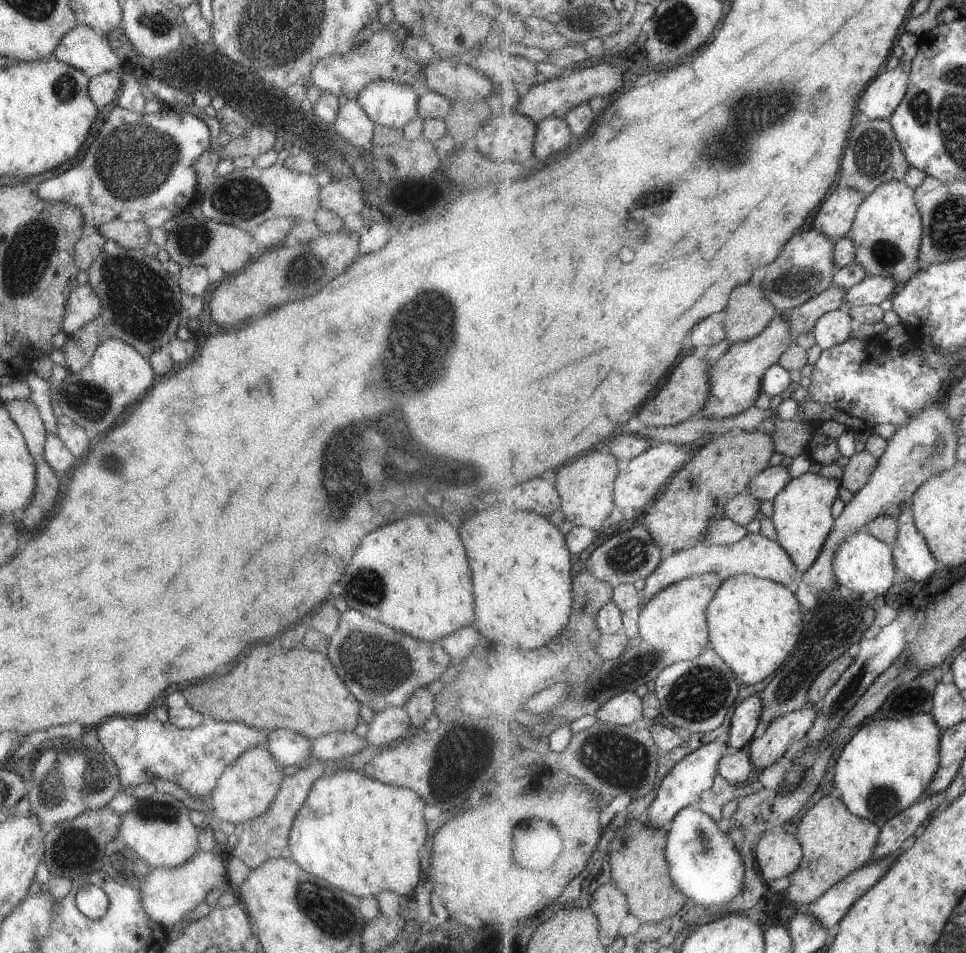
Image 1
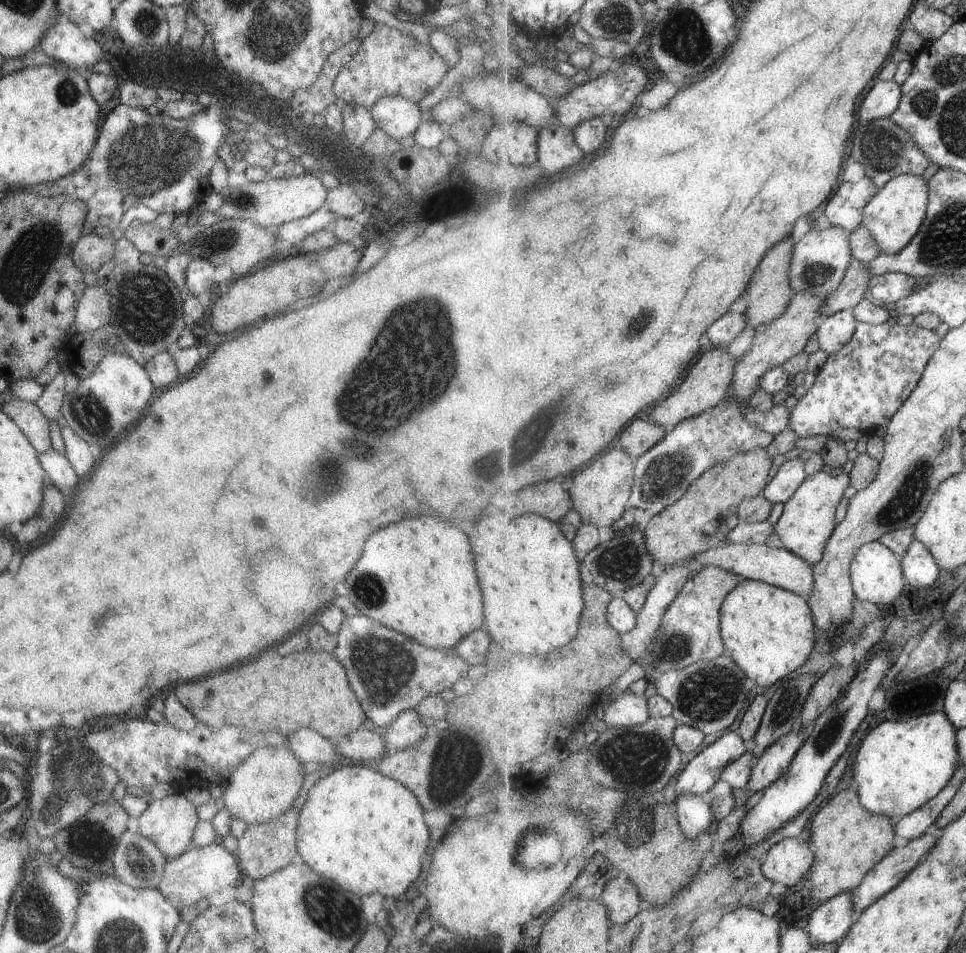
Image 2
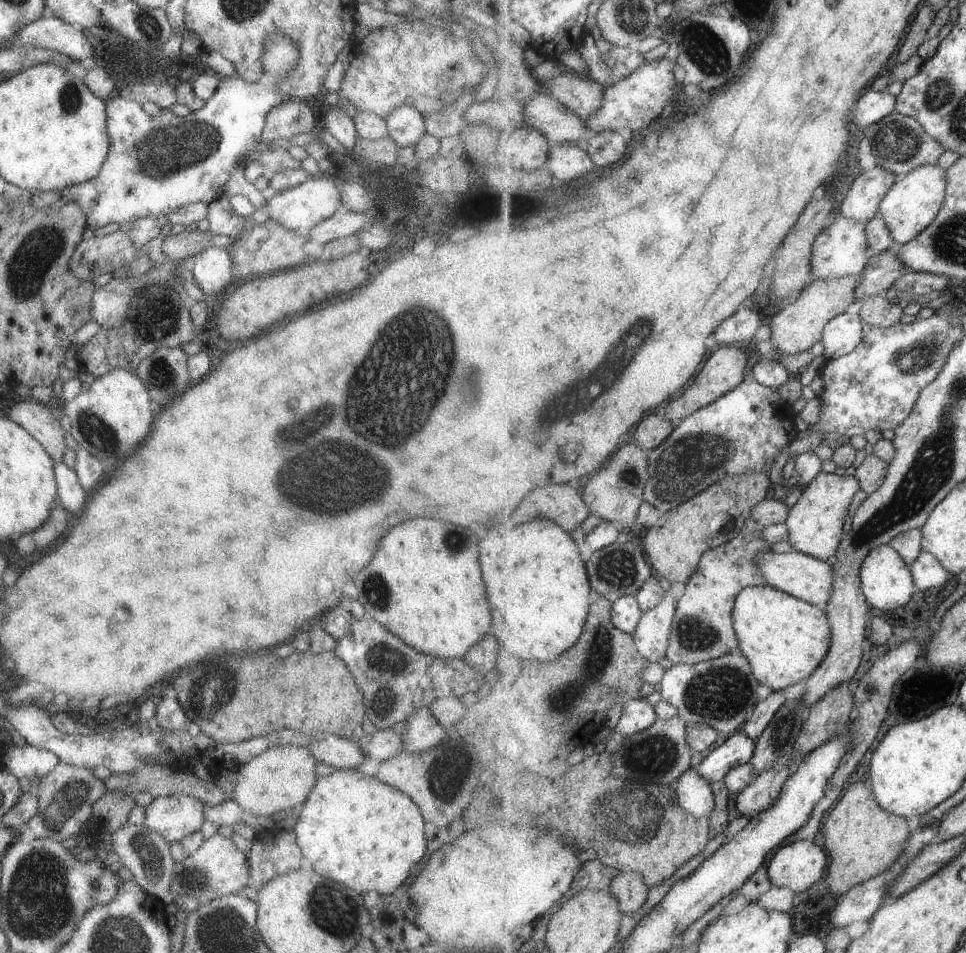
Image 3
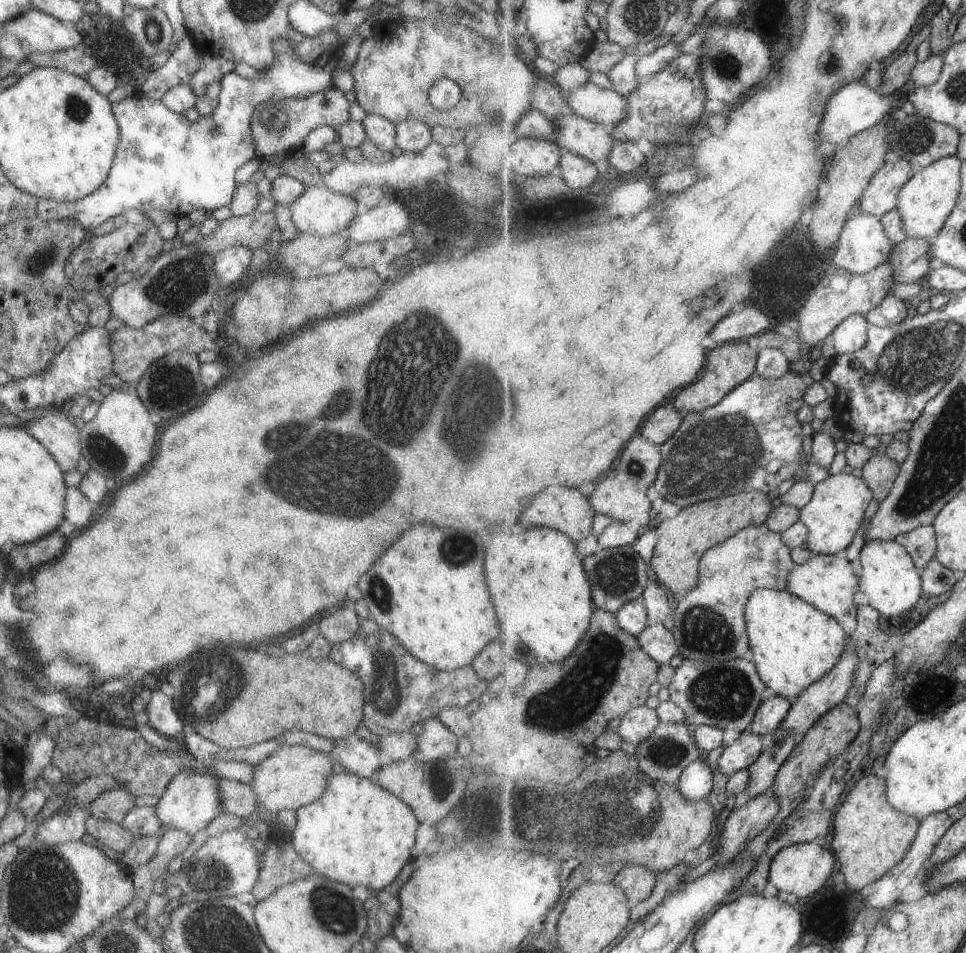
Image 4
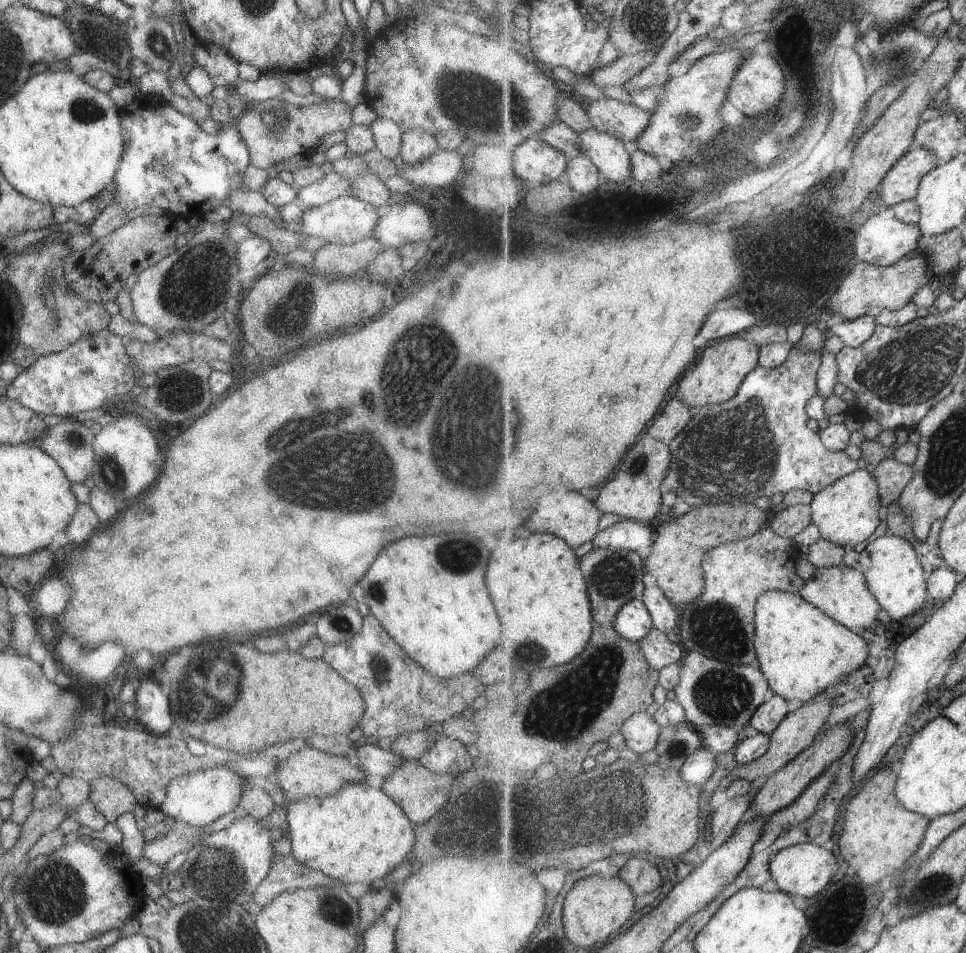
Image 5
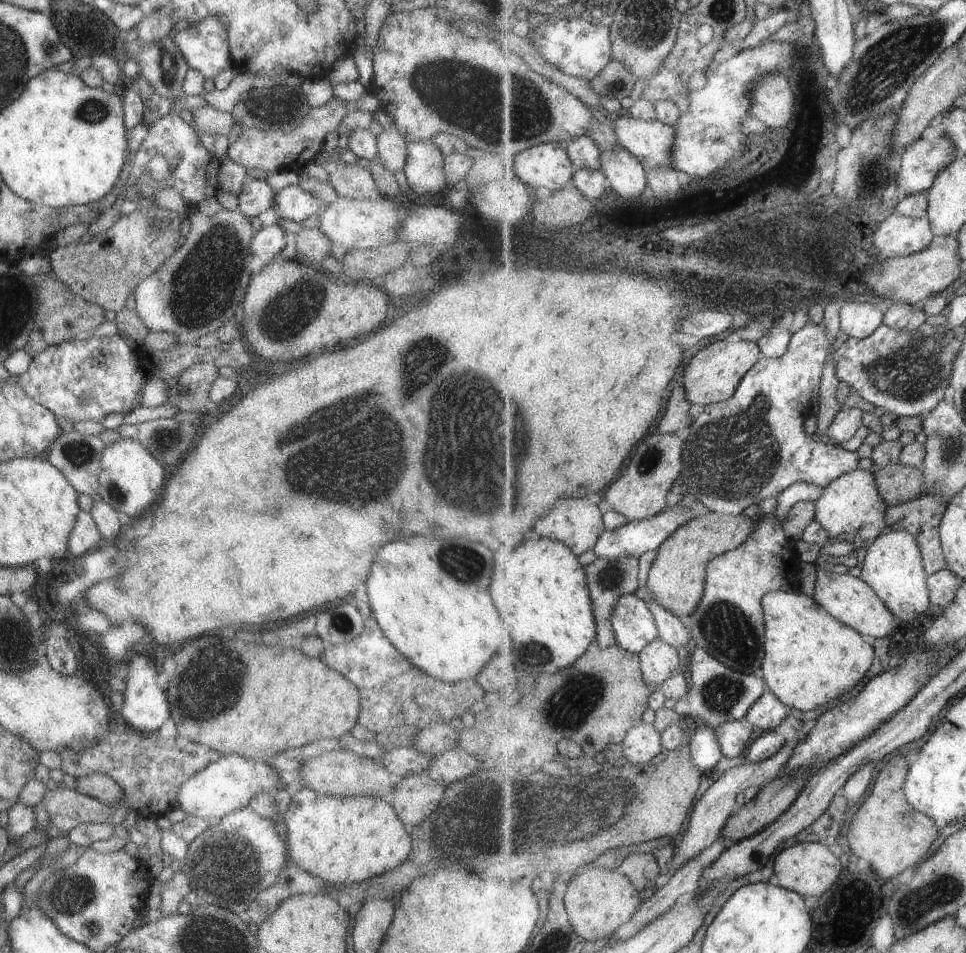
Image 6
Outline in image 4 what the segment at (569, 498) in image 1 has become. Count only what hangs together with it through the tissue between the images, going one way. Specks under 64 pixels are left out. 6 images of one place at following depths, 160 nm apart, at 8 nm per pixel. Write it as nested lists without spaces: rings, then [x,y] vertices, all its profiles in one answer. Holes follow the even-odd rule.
[[[638,434],[626,445],[621,454],[621,464],[613,472],[615,476],[610,473],[595,485],[594,491],[589,496],[594,511],[621,523],[636,522],[644,528],[653,518],[647,490],[657,481],[660,469],[662,469],[660,447]]]

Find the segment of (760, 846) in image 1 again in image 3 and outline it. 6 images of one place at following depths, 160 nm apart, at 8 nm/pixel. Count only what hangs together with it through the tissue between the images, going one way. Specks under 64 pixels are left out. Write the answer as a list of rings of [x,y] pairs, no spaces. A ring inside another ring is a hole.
[[[798,840],[775,850],[767,865],[773,885],[803,894],[821,878],[826,878],[830,854],[813,840]]]

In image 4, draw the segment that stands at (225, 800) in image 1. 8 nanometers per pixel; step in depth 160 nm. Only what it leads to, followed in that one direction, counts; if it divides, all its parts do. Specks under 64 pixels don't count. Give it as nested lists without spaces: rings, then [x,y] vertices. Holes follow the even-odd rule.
[[[280,745],[277,752],[254,766],[249,786],[254,792],[258,807],[265,808],[272,814],[282,809],[295,810],[323,794],[327,779],[332,775],[332,764],[333,761],[323,752],[299,745]]]

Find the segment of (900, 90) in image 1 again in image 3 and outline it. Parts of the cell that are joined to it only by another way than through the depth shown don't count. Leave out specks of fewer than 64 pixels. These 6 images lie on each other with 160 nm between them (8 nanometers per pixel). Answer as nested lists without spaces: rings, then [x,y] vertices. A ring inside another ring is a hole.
[[[869,90],[860,97],[852,112],[853,125],[860,132],[872,131],[877,122],[895,112],[897,101],[898,98],[889,94],[887,90]]]

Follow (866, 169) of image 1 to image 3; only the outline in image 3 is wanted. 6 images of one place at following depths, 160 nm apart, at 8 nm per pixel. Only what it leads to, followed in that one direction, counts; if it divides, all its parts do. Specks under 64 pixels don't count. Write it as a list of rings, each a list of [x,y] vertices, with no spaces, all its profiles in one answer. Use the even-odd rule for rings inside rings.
[[[896,110],[875,124],[871,137],[873,140],[872,154],[877,164],[893,171],[898,176],[898,180],[904,179],[917,167],[937,165],[943,154],[948,151],[940,140],[933,138],[925,130],[918,118],[899,114]]]

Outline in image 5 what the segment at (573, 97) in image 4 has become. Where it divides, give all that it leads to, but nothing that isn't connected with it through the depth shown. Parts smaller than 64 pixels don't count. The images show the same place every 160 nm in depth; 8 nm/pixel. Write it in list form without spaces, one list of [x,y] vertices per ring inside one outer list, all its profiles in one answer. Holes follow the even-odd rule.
[[[609,97],[591,101],[587,110],[595,129],[621,139],[630,149],[636,147],[652,117],[640,106]]]

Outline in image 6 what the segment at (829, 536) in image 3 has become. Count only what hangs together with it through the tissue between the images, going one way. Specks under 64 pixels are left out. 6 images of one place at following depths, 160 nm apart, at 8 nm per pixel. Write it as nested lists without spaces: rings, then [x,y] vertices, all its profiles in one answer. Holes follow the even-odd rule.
[[[855,469],[853,472],[836,478],[826,486],[823,496],[816,500],[816,520],[819,521],[833,539],[857,536],[862,541],[874,541],[887,528],[889,505],[878,491],[875,475],[868,470]]]

